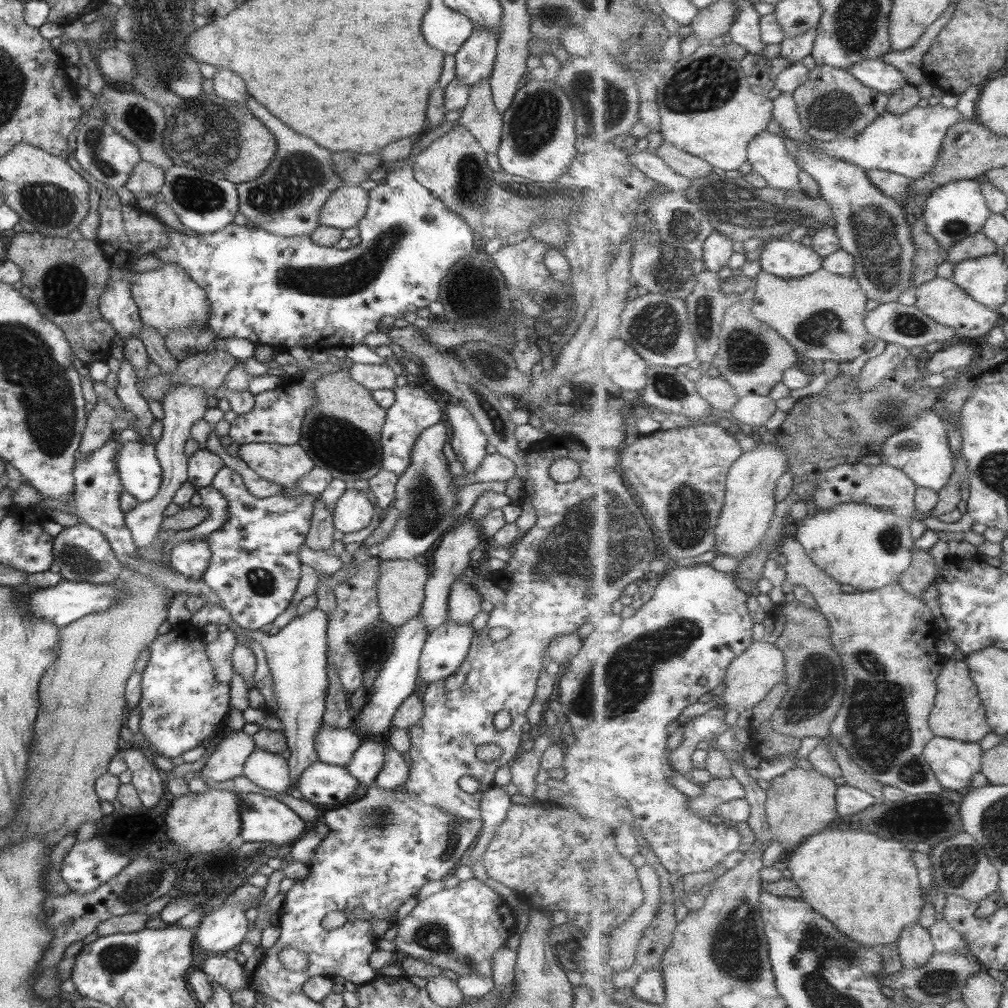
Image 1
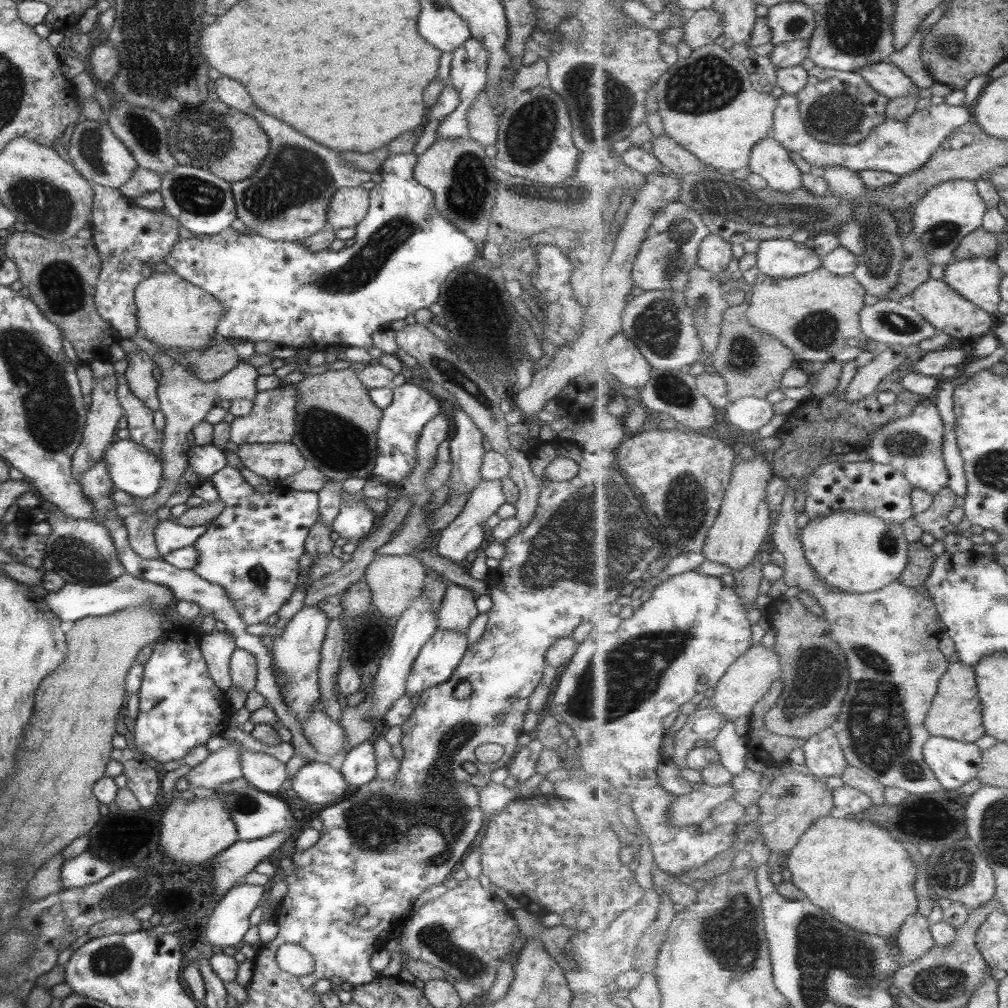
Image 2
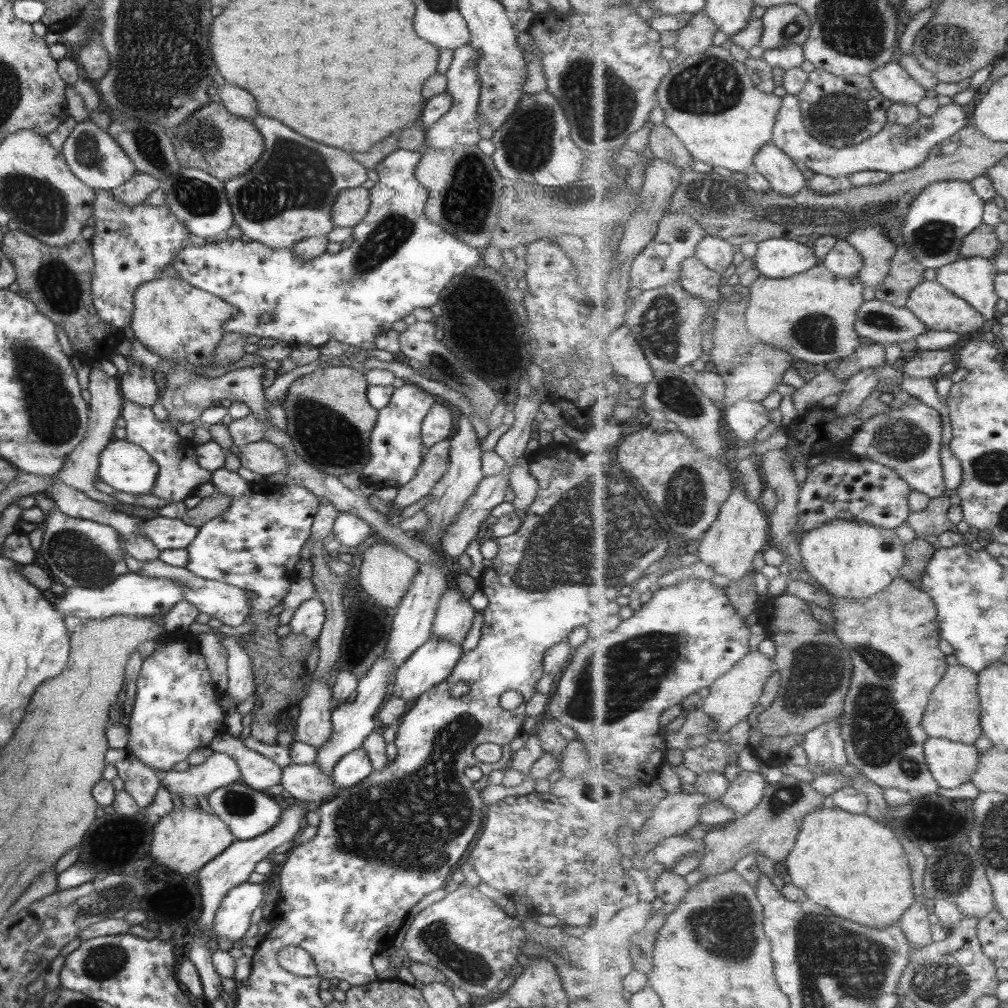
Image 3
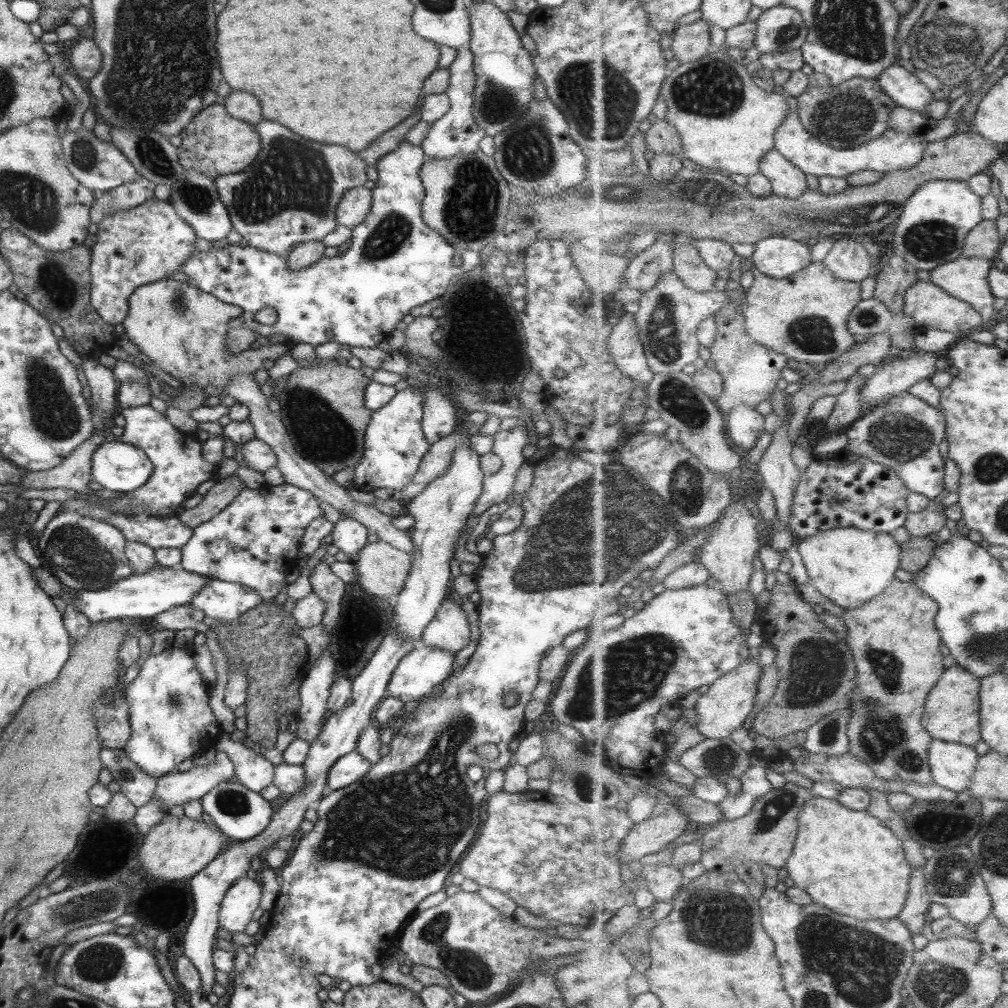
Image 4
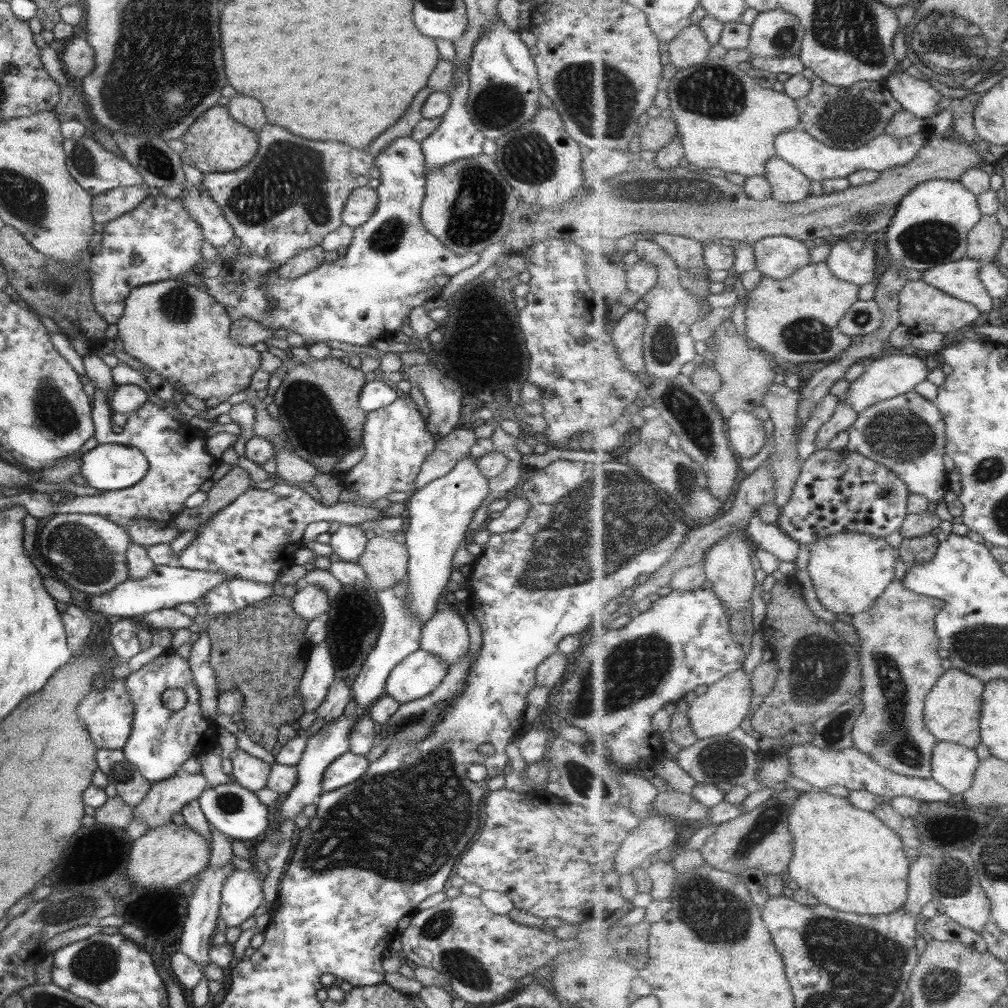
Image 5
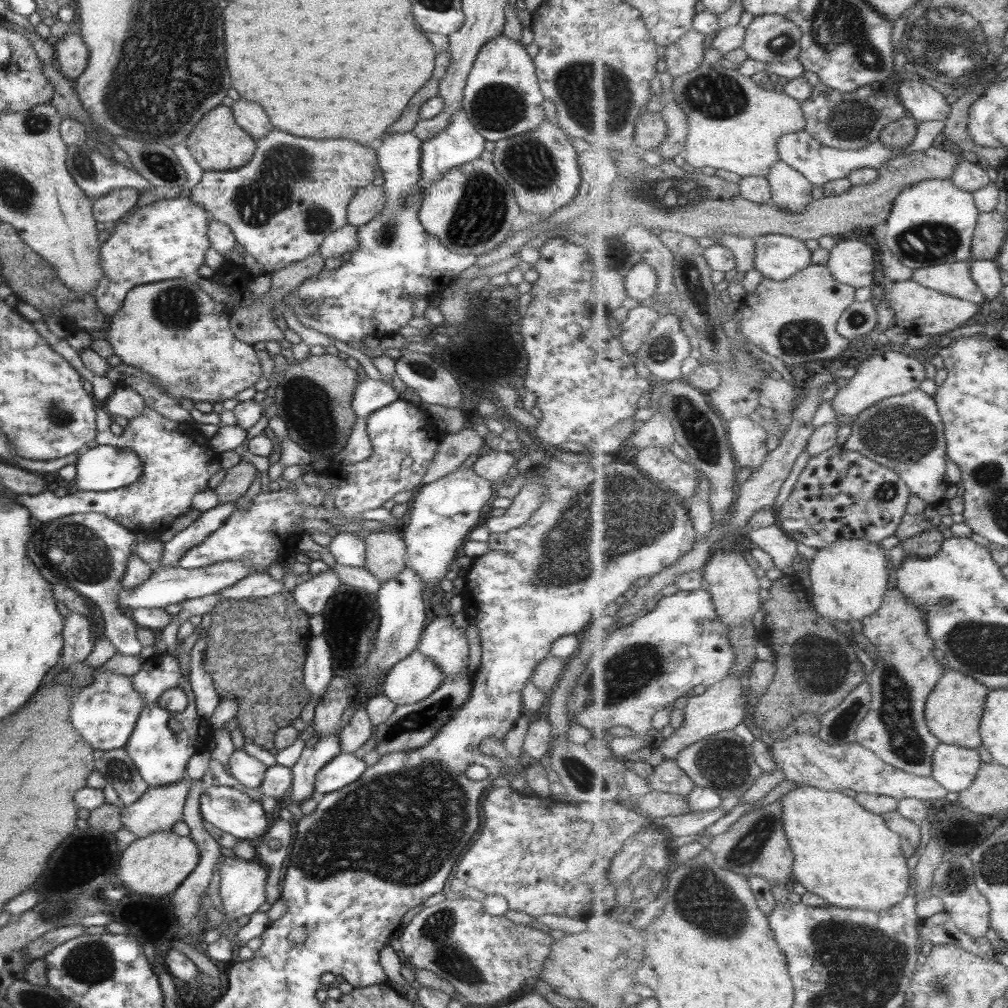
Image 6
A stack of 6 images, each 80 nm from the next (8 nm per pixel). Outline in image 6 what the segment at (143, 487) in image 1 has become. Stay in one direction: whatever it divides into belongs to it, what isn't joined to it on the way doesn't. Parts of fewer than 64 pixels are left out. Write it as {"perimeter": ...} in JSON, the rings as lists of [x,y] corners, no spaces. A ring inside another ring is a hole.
{"perimeter":[[[97,445],[80,451],[74,465],[76,471],[70,488],[91,492],[107,492],[116,488],[123,488],[135,481],[142,469],[141,461],[134,452],[105,445]]]}

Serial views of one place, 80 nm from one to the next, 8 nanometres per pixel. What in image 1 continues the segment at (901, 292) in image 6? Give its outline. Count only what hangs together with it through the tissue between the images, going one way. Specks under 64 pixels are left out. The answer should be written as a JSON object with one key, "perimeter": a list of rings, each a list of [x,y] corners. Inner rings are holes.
{"perimeter":[[[935,277],[916,288],[915,304],[939,324],[946,324],[953,328],[959,337],[977,338],[977,336],[985,336],[1005,320],[998,310],[977,302],[956,282],[941,277]]]}

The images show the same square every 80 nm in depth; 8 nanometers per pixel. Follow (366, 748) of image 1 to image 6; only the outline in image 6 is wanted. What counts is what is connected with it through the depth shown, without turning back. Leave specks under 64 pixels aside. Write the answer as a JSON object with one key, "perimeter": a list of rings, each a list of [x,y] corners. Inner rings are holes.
{"perimeter":[[[336,754],[314,776],[314,792],[320,797],[351,784],[367,766],[352,754]]]}

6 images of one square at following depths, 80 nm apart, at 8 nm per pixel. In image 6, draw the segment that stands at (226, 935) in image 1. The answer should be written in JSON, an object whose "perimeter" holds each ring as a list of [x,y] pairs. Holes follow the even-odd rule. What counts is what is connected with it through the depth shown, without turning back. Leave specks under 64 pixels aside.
{"perimeter":[[[223,857],[219,863],[217,874],[220,877],[218,892],[223,906],[223,912],[229,918],[253,914],[265,902],[265,881],[267,868],[259,860],[245,860],[241,857],[231,859]]]}

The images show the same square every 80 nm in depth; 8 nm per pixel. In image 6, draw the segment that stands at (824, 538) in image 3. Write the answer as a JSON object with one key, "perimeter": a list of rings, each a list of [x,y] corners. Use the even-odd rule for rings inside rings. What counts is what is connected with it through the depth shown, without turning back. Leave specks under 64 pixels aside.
{"perimeter":[[[852,538],[851,540],[840,539],[829,545],[827,548],[818,549],[809,565],[810,591],[813,594],[812,603],[817,608],[817,613],[829,621],[841,621],[849,623],[851,621],[863,621],[871,614],[877,613],[881,609],[889,584],[889,557],[887,551],[879,546],[878,542],[862,538]]]}

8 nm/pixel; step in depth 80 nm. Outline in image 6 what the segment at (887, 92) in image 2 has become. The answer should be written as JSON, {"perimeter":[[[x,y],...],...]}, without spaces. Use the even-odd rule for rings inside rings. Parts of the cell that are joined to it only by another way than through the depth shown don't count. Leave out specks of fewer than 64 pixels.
{"perimeter":[[[907,79],[897,82],[900,99],[906,111],[919,122],[943,121],[952,114],[948,95],[923,80]]]}

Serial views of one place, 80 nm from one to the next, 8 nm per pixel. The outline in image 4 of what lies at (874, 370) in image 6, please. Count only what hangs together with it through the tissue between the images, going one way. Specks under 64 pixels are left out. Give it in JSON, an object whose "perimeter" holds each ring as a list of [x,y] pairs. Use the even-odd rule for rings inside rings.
{"perimeter":[[[919,350],[917,353],[906,357],[892,357],[891,360],[881,364],[878,371],[871,375],[862,386],[863,402],[875,403],[879,399],[908,392],[917,382],[931,378],[938,371],[937,362],[939,362],[940,354]]]}

